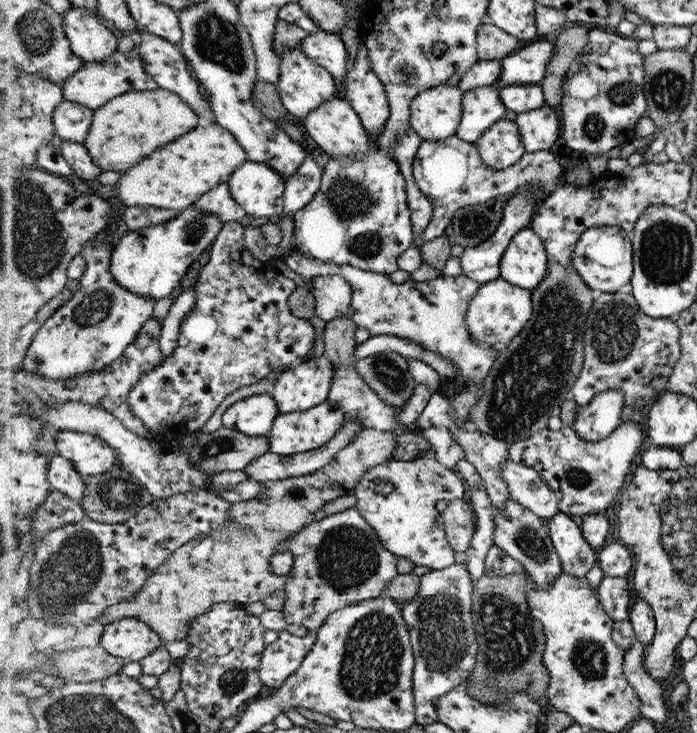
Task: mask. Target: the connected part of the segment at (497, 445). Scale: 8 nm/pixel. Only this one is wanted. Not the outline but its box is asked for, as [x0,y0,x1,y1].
[455,428,509,509]

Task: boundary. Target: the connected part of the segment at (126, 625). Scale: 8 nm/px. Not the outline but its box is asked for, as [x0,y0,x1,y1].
[103,617,164,663]

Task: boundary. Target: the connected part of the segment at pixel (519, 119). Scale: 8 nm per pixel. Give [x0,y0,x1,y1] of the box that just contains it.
[515,104,559,153]

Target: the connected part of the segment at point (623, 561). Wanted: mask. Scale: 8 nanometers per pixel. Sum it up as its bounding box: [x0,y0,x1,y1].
[597,541,634,577]

